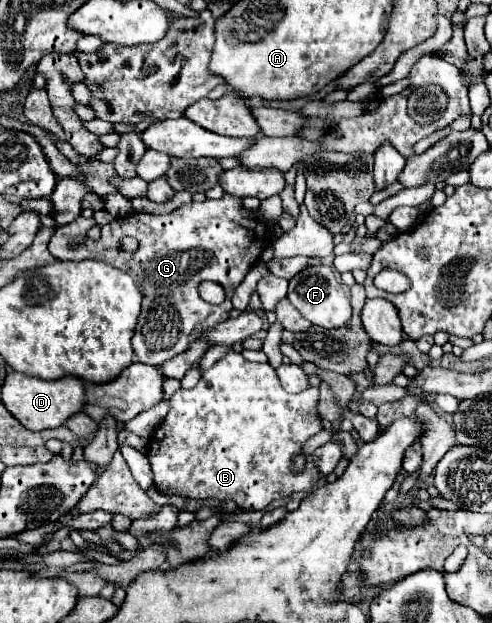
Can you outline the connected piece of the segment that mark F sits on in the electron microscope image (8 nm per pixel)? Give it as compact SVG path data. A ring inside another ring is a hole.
M309 264L305 270L295 274L289 280L289 302L311 322L323 328L339 328L345 326L351 318L351 304L343 290L343 284L337 282L333 268L325 264Z

